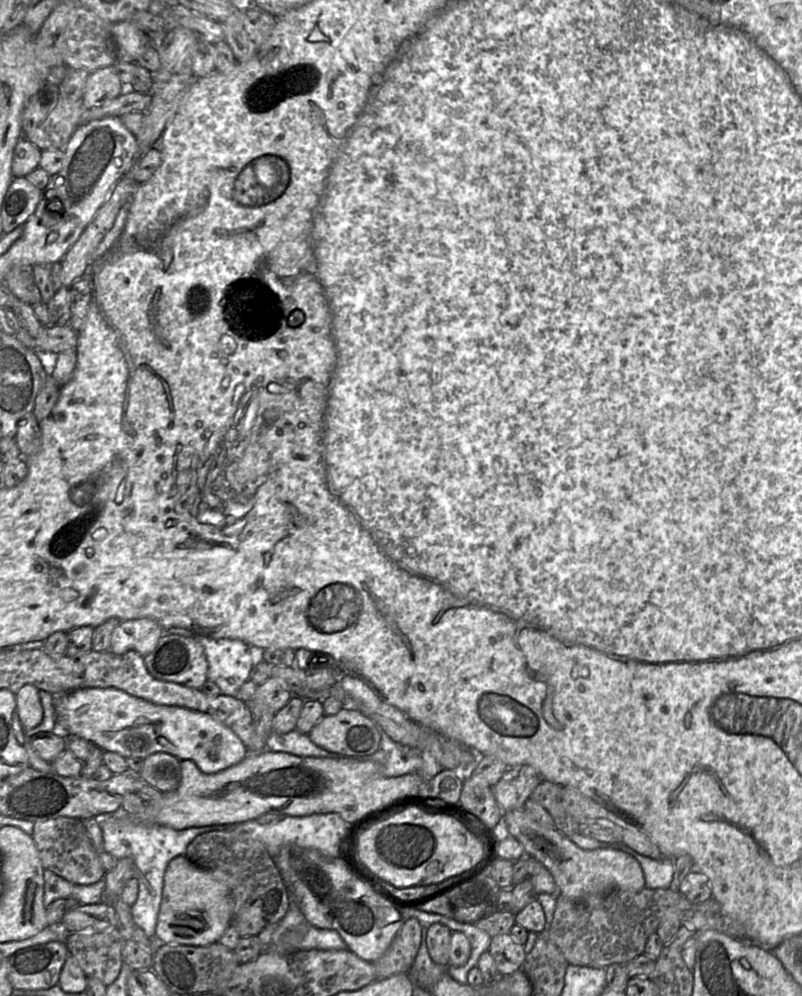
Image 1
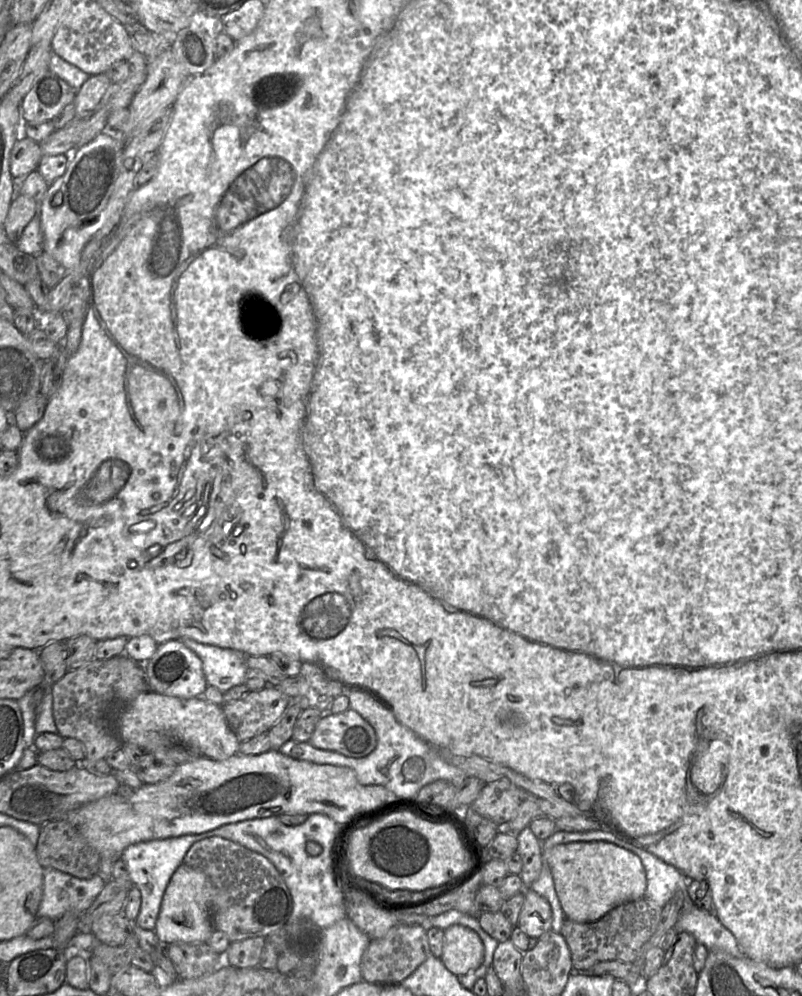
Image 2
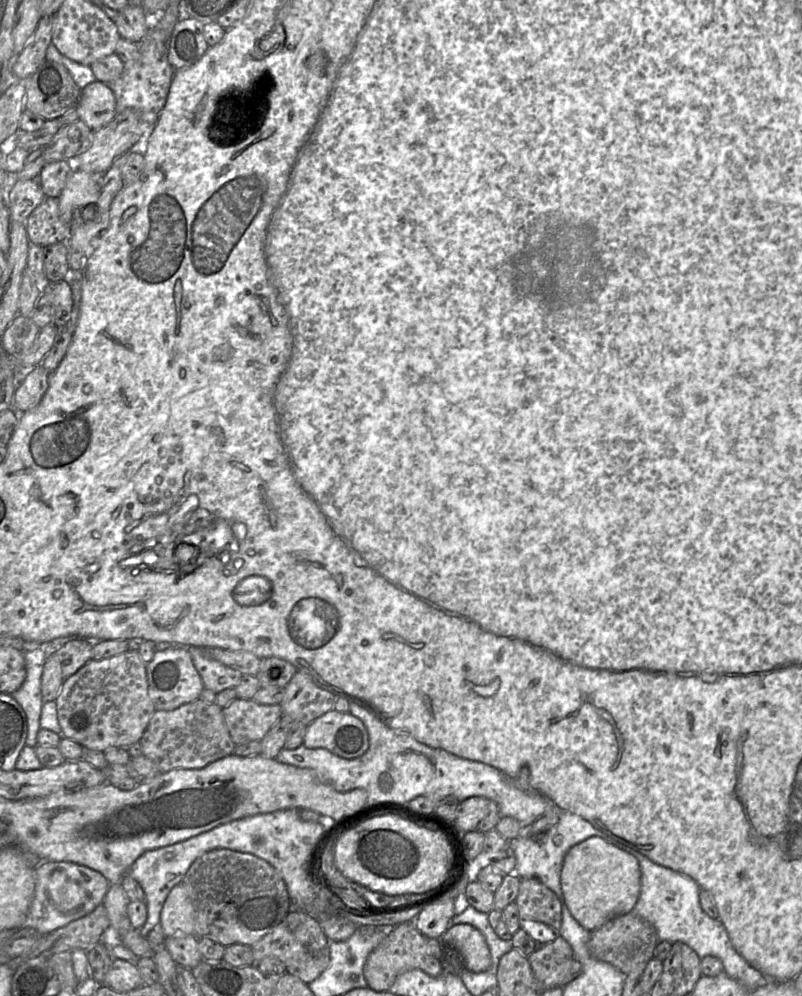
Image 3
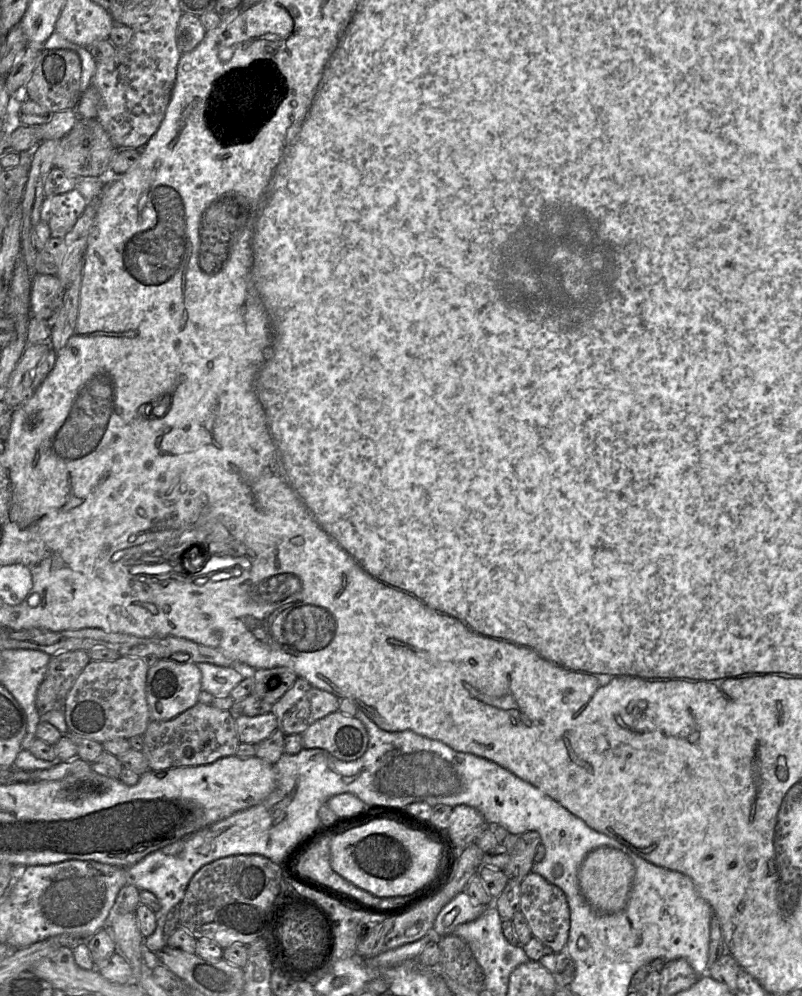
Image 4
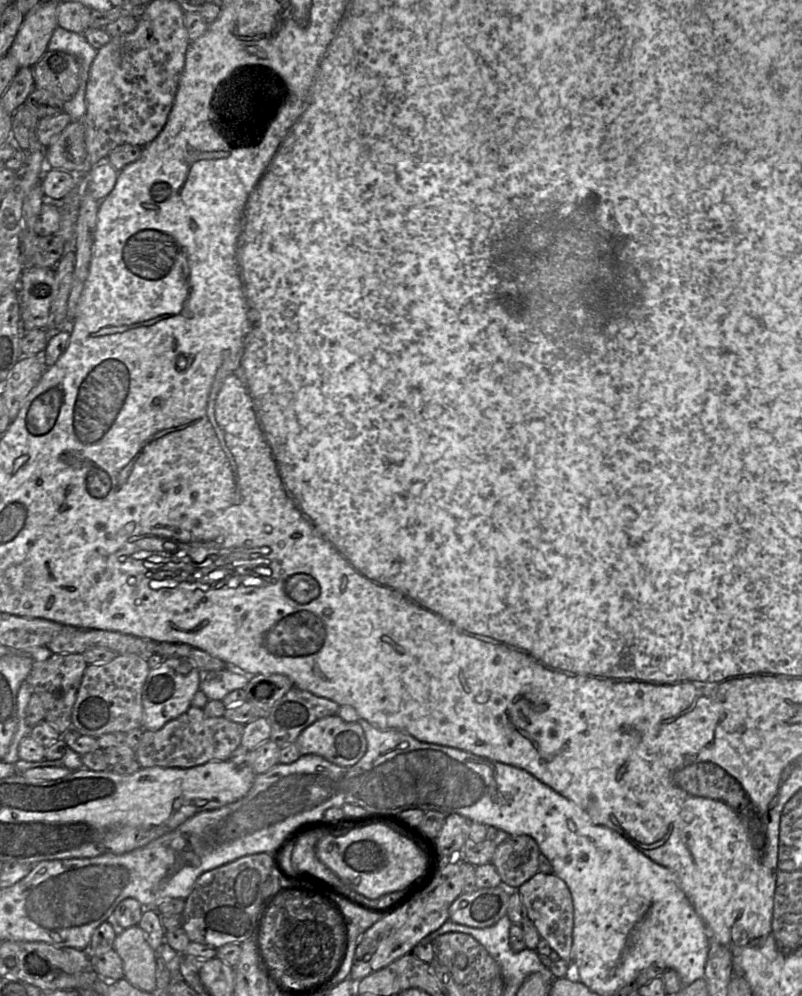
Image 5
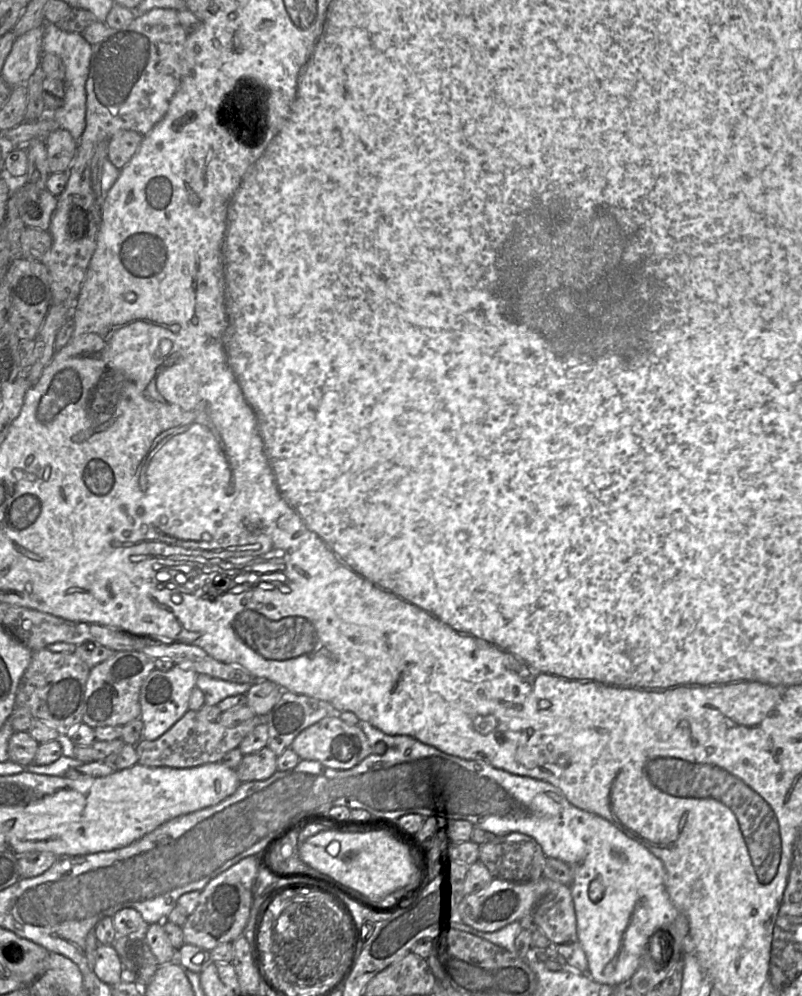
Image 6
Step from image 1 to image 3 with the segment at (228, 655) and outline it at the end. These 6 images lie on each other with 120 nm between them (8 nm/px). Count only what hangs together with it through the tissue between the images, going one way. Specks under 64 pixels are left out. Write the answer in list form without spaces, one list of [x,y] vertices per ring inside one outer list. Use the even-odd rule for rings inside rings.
[[[185,647],[192,656],[193,664],[198,671],[205,688],[214,693],[227,688],[235,688],[242,677],[242,673],[229,666],[211,659],[206,650],[199,647]]]

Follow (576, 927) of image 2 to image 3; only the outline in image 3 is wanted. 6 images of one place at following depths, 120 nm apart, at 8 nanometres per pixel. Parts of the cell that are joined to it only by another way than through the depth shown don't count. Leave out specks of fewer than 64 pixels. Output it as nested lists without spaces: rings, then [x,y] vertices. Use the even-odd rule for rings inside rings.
[[[634,912],[615,917],[590,934],[588,949],[590,954],[607,962],[621,971],[625,976],[641,977],[654,952],[659,939],[654,926]]]

